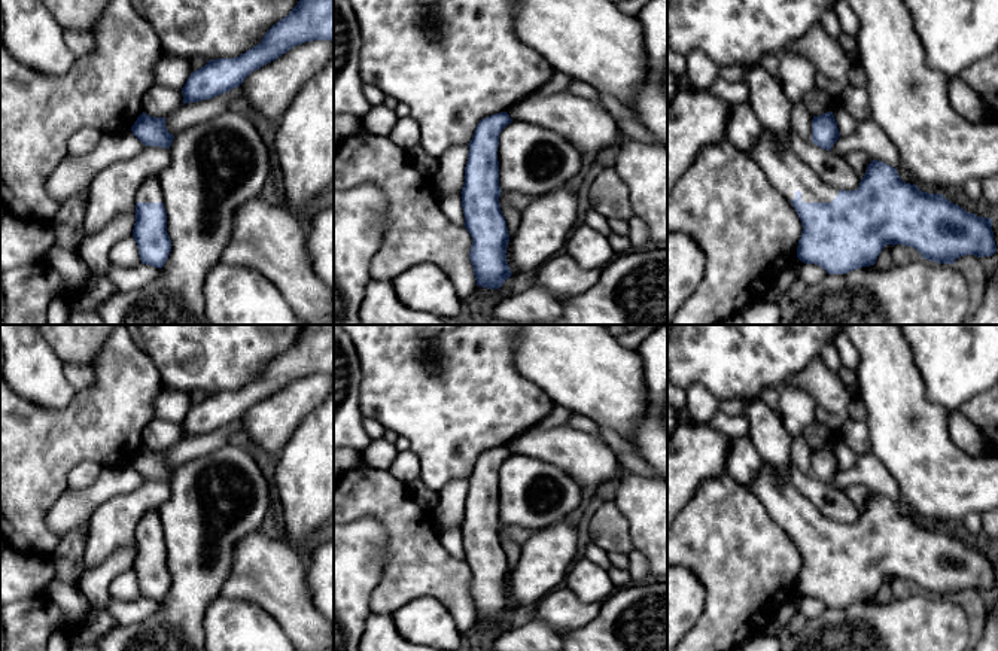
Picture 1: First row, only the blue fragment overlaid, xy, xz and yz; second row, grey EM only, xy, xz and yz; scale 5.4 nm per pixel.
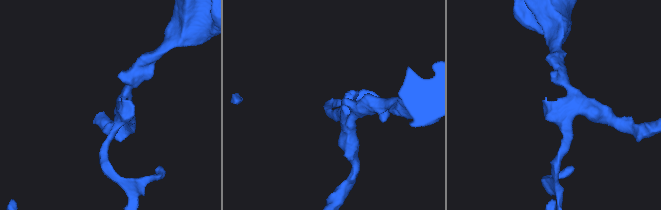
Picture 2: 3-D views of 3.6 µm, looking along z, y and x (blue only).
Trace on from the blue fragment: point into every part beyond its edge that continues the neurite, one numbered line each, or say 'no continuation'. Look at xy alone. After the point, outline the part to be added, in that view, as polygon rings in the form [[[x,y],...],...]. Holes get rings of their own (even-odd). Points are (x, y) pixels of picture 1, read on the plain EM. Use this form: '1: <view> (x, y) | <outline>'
1: xy (149, 525) | [[[156,509],[147,511],[136,527],[136,536],[164,536],[164,527]]]

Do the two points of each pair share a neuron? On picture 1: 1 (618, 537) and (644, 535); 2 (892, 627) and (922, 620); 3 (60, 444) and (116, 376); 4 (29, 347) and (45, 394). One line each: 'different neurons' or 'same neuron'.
1: different neurons
2: same neuron
3: same neuron
4: same neuron

